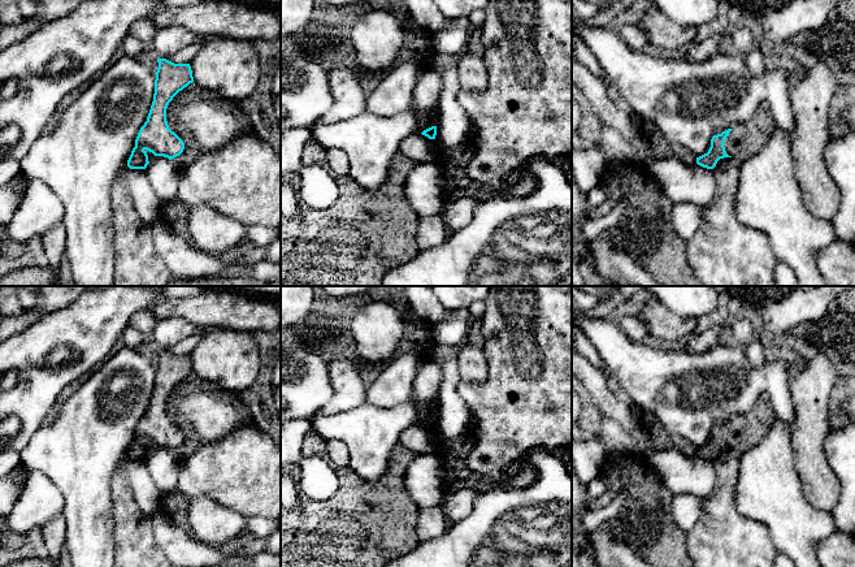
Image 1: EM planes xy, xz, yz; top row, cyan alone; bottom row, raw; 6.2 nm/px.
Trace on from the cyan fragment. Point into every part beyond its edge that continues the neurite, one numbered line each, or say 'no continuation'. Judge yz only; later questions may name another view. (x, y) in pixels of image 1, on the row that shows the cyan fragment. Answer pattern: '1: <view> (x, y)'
1: yz (745, 141)

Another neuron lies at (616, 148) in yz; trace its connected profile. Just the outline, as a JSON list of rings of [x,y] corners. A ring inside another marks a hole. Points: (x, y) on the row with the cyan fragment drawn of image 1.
[[[596,117],[596,129],[600,135],[600,147],[609,164],[628,164],[633,161],[633,150],[629,142],[613,127]]]

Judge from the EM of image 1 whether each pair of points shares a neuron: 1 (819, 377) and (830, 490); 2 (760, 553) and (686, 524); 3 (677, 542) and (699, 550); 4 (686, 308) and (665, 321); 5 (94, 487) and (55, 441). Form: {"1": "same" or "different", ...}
{"1": "same", "2": "different", "3": "different", "4": "different", "5": "same"}

